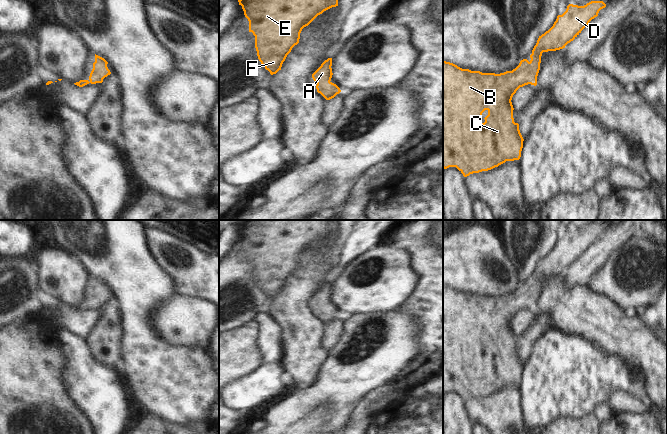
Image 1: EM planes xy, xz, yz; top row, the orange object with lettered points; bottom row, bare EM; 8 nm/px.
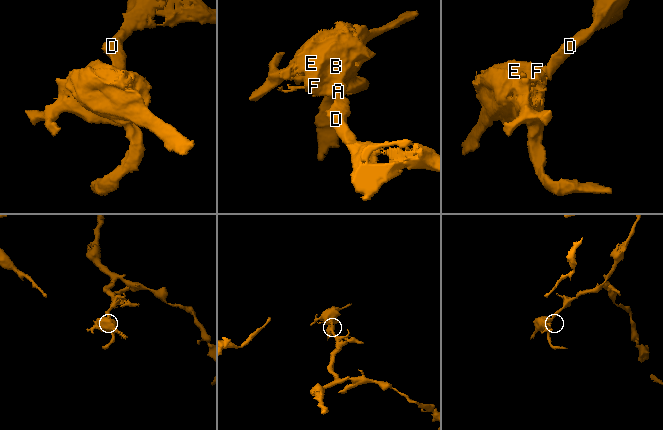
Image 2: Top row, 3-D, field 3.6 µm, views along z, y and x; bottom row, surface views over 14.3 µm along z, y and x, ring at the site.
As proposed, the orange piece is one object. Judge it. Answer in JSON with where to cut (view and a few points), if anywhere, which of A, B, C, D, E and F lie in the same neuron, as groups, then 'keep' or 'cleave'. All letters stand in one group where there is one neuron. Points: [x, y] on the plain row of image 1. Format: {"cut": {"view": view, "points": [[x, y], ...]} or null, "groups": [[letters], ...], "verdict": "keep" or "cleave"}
{"cut": null, "groups": [["A", "B", "C", "D", "E", "F"]], "verdict": "keep"}

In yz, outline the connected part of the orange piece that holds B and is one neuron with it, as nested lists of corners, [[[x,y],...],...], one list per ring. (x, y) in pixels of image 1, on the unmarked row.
[[[591,225],[584,230],[569,228],[566,235],[557,240],[553,250],[539,260],[531,284],[521,284],[512,295],[482,297],[443,285],[443,392],[456,391],[467,401],[491,394],[506,385],[519,384],[524,363],[513,342],[513,319],[520,311],[537,309],[543,276],[565,272],[605,231],[603,225]]]

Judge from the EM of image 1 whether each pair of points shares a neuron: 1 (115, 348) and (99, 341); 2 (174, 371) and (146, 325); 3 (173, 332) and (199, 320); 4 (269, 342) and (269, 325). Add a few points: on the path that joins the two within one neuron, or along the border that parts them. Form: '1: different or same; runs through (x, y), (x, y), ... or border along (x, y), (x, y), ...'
1: same; runs through (111, 348), (103, 341)
2: same; runs through (163, 360), (146, 343), (146, 336)
3: same; runs through (179, 326), (184, 321), (193, 320)
4: same; runs through (269, 338), (269, 329)

